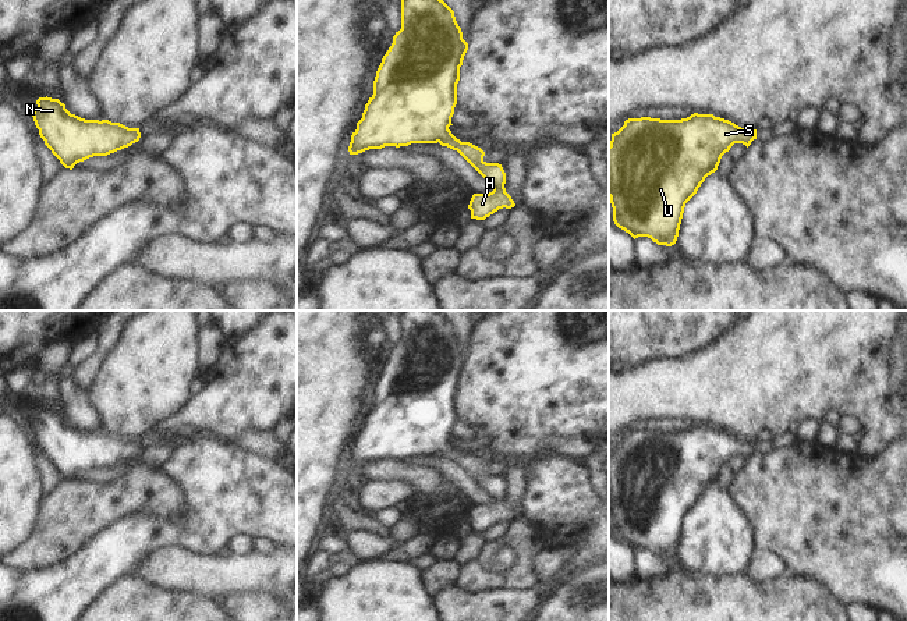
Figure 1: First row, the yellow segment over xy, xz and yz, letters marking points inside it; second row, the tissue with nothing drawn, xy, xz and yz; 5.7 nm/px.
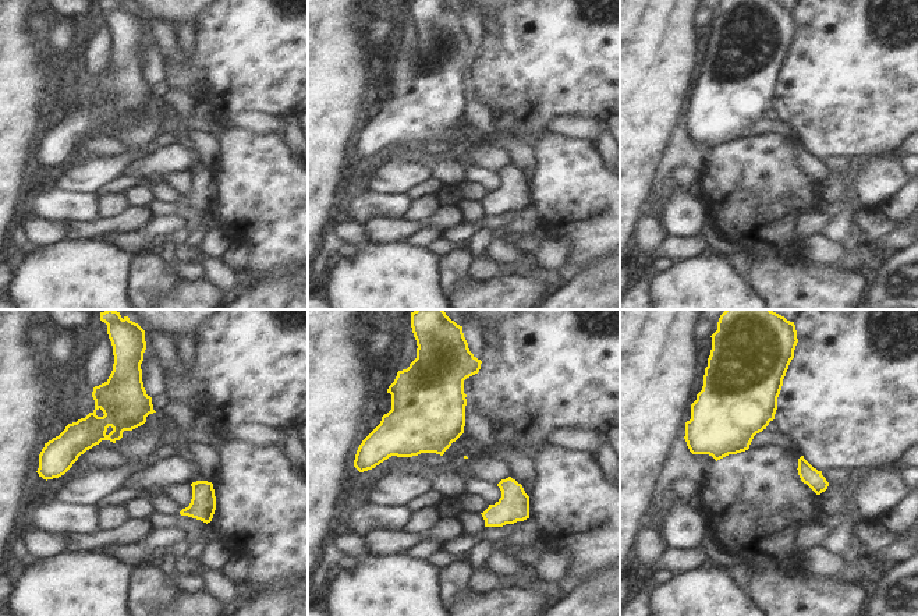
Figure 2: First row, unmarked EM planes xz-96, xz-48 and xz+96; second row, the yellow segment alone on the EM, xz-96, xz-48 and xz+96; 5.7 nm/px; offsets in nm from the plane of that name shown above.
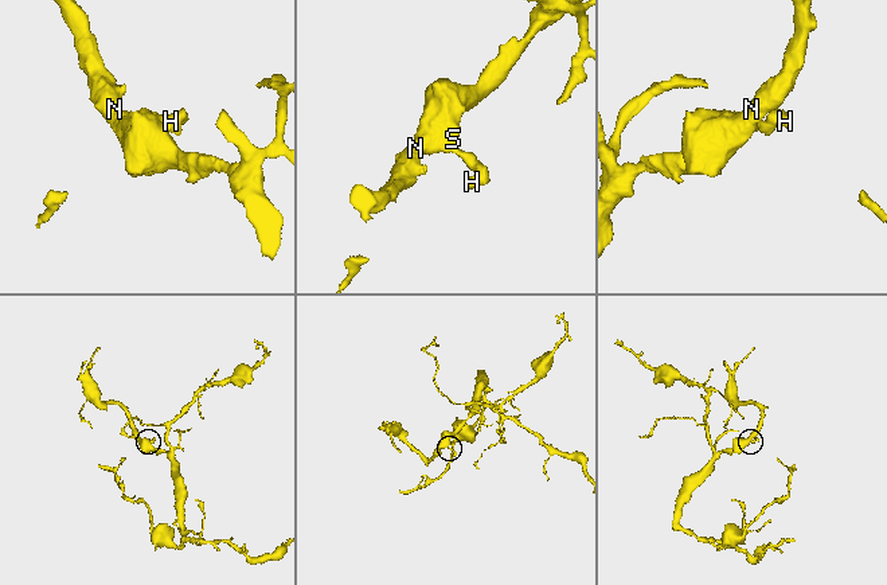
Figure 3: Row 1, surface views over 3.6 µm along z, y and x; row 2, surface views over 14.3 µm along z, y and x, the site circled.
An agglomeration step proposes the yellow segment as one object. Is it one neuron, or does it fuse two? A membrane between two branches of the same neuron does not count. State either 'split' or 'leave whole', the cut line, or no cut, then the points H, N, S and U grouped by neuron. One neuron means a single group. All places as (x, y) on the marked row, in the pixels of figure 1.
leave whole; cut none; groups H N S U

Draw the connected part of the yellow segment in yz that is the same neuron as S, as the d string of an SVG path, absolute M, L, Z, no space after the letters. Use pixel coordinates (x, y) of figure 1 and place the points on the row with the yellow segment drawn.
M694 113L681 120L628 118L609 145L609 198L614 224L634 239L648 237L658 245L676 244L685 203L708 175L718 170L722 156L734 143L747 148L757 129L741 128L713 114Z

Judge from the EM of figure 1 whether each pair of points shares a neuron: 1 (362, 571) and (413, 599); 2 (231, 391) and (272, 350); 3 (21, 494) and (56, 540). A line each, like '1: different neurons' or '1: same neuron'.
1: same neuron
2: same neuron
3: different neurons

